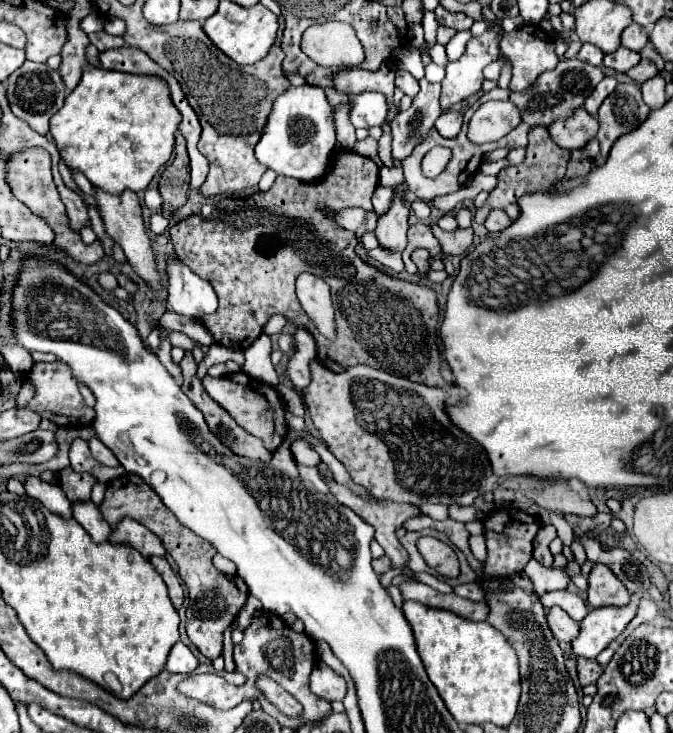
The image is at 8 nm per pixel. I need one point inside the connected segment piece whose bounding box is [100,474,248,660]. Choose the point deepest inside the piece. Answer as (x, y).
(215, 599)

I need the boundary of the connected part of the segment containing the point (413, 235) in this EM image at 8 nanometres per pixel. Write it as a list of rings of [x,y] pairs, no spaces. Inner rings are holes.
[[[418,222],[418,224],[412,224],[412,226],[408,228],[408,246],[406,246],[406,250],[402,252],[406,270],[408,270],[410,274],[416,274],[416,272],[418,272],[416,266],[414,266],[414,262],[410,260],[410,254],[412,254],[412,250],[416,250],[416,248],[426,248],[432,258],[442,254],[440,242],[438,242],[438,240],[434,238],[434,234],[430,232],[430,226],[420,224],[420,222]]]

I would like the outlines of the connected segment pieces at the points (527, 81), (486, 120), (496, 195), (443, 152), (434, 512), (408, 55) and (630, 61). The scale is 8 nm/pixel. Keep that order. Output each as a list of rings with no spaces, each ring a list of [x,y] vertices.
[[[524,24],[520,26],[516,32],[510,32],[510,34],[504,34],[502,38],[502,54],[512,62],[514,66],[514,78],[510,82],[510,90],[514,92],[522,92],[526,90],[528,86],[534,84],[534,80],[546,72],[546,70],[552,70],[556,68],[556,64],[560,62],[556,52],[554,52],[554,42],[552,38],[538,26],[538,24]]]
[[[484,102],[468,124],[468,139],[475,144],[499,140],[520,124],[520,112],[512,102]]]
[[[538,126],[530,132],[530,144],[528,144],[528,154],[526,154],[526,160],[518,166],[510,166],[506,170],[502,170],[498,174],[498,186],[494,192],[490,192],[490,198],[488,202],[476,210],[474,214],[474,220],[484,224],[484,220],[488,218],[488,212],[492,208],[500,208],[504,210],[512,220],[516,220],[520,216],[520,208],[518,208],[518,198],[520,196],[526,196],[526,194],[532,194],[532,192],[546,192],[554,182],[560,182],[564,178],[564,172],[566,172],[566,164],[568,164],[568,158],[570,158],[570,152],[564,150],[564,148],[558,148],[558,144],[552,142],[548,130],[544,126]]]
[[[432,148],[422,160],[422,172],[426,177],[435,178],[446,168],[448,160],[452,158],[450,148]]]
[[[424,504],[424,506],[420,506],[420,510],[422,510],[422,514],[436,518],[436,520],[448,518],[448,506],[444,506],[444,504]]]
[[[398,48],[392,52],[392,60],[398,68],[408,70],[416,80],[424,78],[424,64],[422,64],[422,54],[418,48],[416,52],[410,48]]]
[[[620,46],[616,52],[604,56],[604,66],[606,66],[606,68],[612,68],[612,70],[616,70],[616,72],[628,72],[628,70],[634,68],[638,62],[640,62],[640,54],[628,50],[628,48],[622,48],[622,46]]]

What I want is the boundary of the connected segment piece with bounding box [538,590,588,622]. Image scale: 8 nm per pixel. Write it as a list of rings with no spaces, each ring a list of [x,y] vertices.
[[[560,590],[560,592],[546,592],[542,594],[540,598],[540,604],[544,608],[552,608],[552,606],[560,606],[562,610],[568,612],[568,616],[576,622],[580,622],[586,614],[588,614],[588,608],[586,608],[586,602],[582,596],[578,594],[572,594],[568,590]]]

